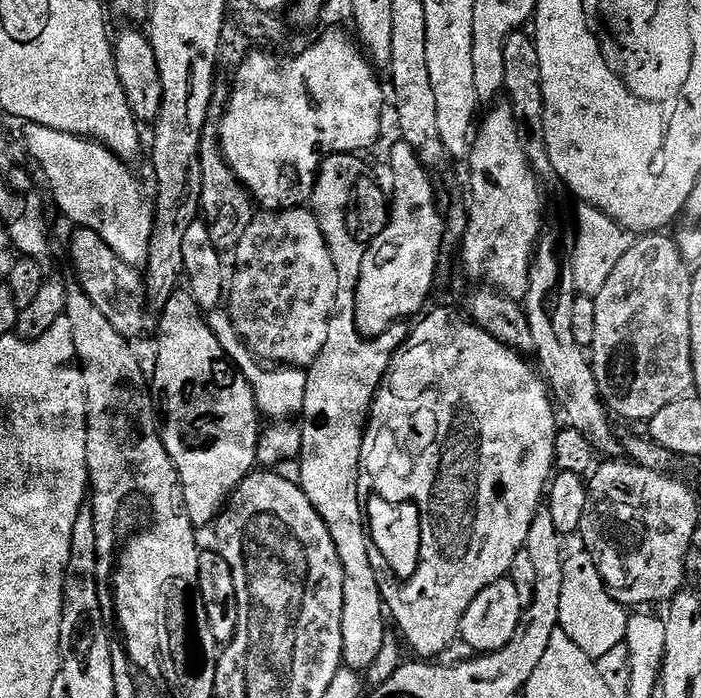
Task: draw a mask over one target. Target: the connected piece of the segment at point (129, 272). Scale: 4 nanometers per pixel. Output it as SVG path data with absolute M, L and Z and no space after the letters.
M77 227L72 236L72 264L76 267L75 279L80 281L82 290L106 314L110 326L118 330L129 342L144 332L144 323L150 319L148 297L144 295L144 277L137 269L131 268L104 239L94 230Z

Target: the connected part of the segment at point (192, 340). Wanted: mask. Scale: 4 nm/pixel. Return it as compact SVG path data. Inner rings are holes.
M188 290L173 294L158 314L158 320L160 345L156 348L156 369L150 372L150 388L158 397L164 445L178 470L188 516L192 519L193 528L203 530L219 512L221 515L225 511L236 487L257 467L256 451L262 431L262 417L250 382L246 382L243 374L228 359L218 338L214 338L205 313Z

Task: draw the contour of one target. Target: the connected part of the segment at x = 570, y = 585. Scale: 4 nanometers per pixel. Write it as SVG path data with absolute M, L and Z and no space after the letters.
M587 551L569 555L564 562L560 628L586 655L597 658L609 653L614 646L624 643L629 613L625 605L617 602L608 592L598 574L595 559Z

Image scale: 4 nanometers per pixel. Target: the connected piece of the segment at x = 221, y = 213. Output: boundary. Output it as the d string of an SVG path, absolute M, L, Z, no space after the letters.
M209 122L204 128L204 137L200 143L200 161L202 162L202 198L200 210L202 221L209 228L211 241L221 254L231 253L238 246L246 226L250 226L254 215L254 201L244 188L244 183L234 174L228 165L228 158L220 149L220 129Z

